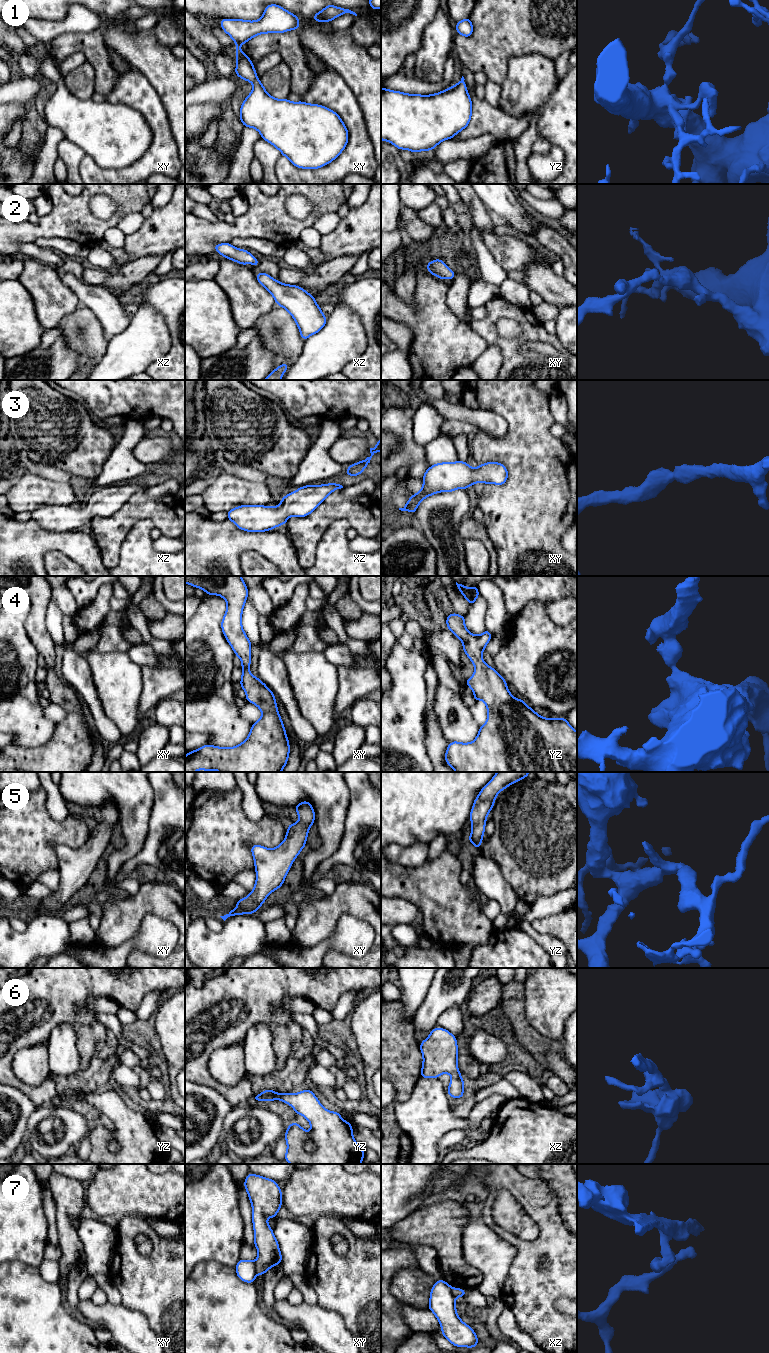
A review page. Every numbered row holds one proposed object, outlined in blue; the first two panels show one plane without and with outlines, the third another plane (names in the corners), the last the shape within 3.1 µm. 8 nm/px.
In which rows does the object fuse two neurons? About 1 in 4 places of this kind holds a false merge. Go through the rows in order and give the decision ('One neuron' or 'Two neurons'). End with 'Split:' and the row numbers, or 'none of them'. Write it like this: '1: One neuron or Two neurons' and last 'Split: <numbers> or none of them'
1: One neuron
2: One neuron
3: One neuron
4: One neuron
5: One neuron
6: One neuron
7: Two neurons
Split: 7

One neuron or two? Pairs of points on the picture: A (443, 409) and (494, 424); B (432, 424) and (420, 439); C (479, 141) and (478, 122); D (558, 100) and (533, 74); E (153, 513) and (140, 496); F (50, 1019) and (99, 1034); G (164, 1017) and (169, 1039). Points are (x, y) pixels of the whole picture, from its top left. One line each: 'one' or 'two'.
A: one
B: one
C: two
D: two
E: one
F: one
G: one

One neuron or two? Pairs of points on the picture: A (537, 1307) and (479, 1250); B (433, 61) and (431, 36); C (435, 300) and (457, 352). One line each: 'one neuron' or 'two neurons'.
A: two neurons
B: one neuron
C: one neuron

